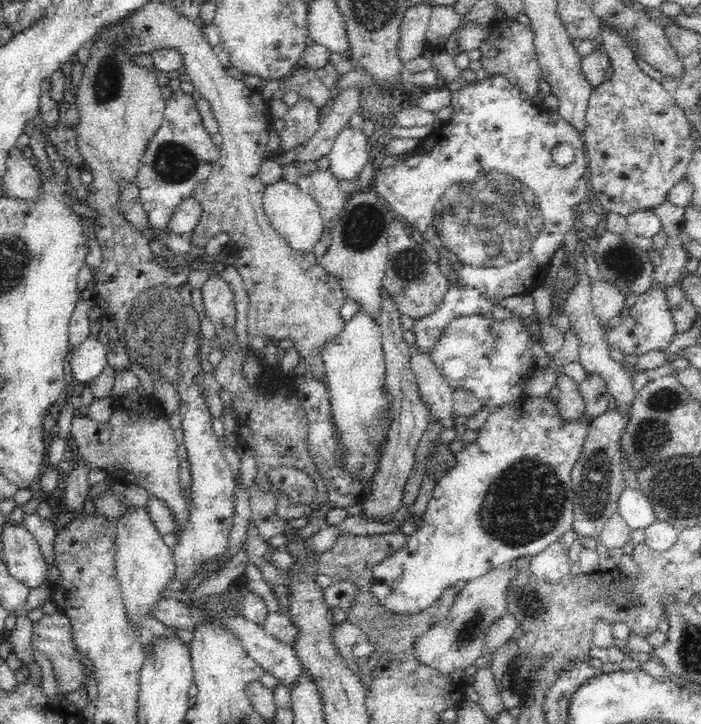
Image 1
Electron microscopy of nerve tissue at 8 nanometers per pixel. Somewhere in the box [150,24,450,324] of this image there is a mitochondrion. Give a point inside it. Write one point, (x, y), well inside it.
(362, 228)

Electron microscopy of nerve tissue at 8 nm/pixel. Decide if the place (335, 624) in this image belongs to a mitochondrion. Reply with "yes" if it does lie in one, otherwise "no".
no

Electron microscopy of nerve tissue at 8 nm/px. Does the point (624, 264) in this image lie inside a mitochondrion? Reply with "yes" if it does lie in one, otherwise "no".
yes

